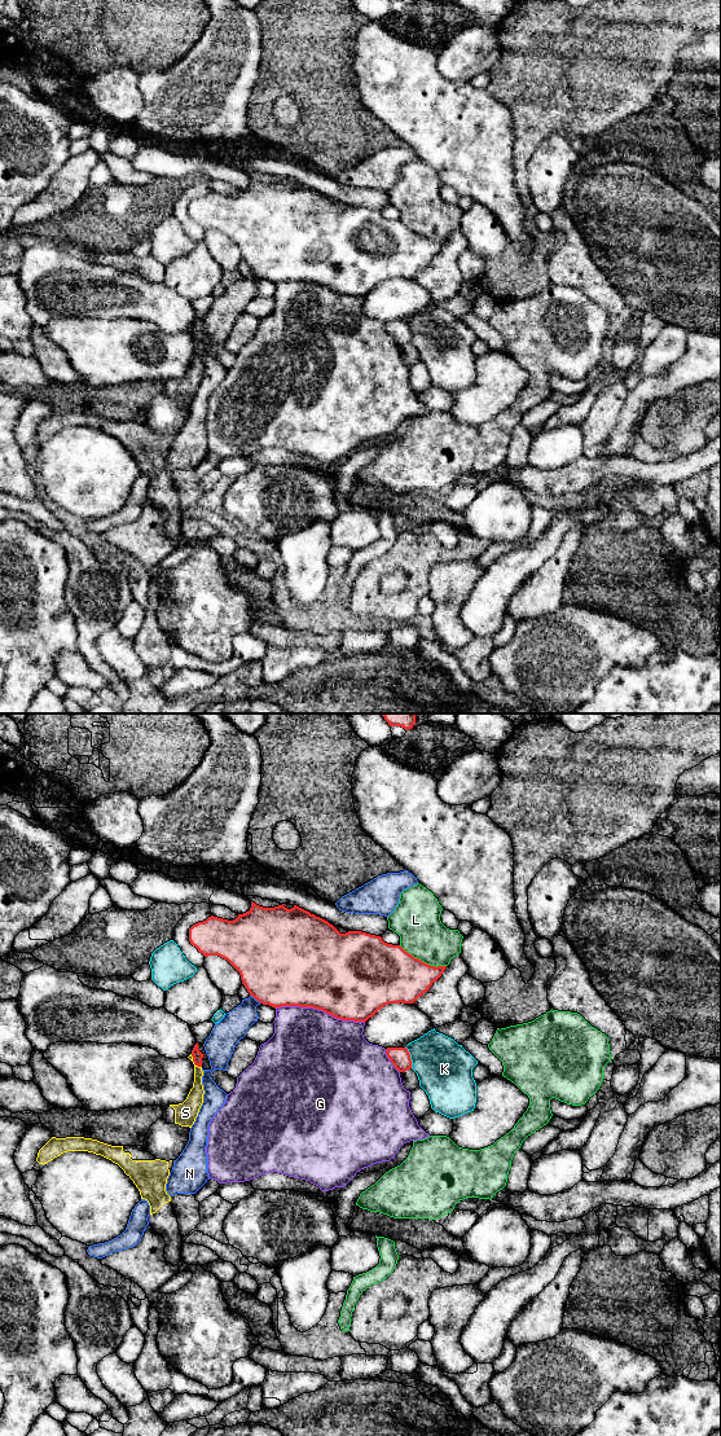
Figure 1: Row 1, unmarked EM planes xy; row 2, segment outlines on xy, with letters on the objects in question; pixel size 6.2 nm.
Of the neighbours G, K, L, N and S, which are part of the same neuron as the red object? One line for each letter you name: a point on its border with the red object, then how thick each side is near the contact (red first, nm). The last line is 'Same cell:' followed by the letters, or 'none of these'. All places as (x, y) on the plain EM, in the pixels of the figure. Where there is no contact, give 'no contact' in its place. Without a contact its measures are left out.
Same cell: none of these

